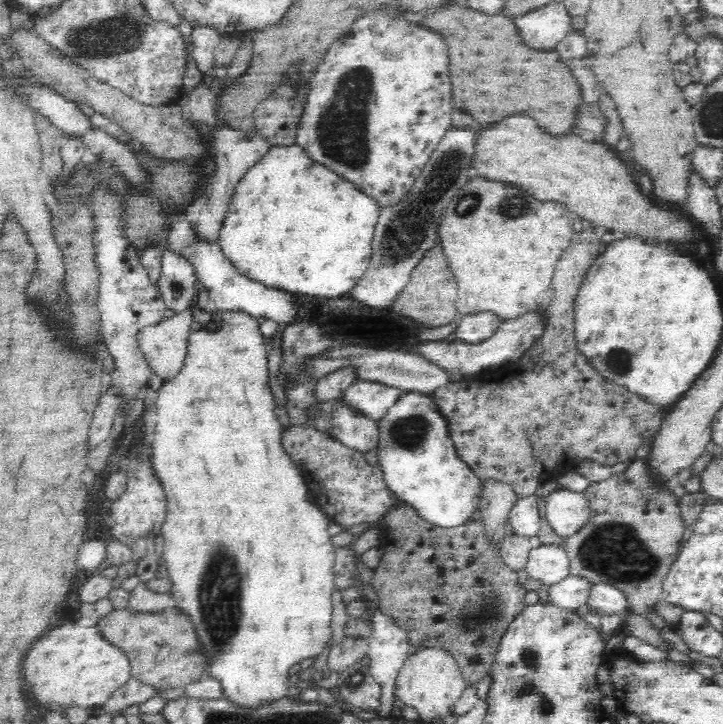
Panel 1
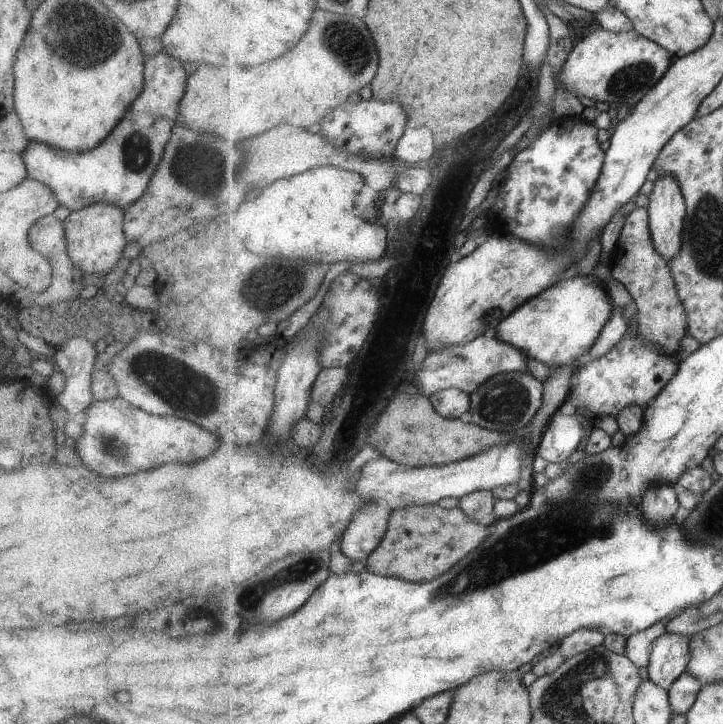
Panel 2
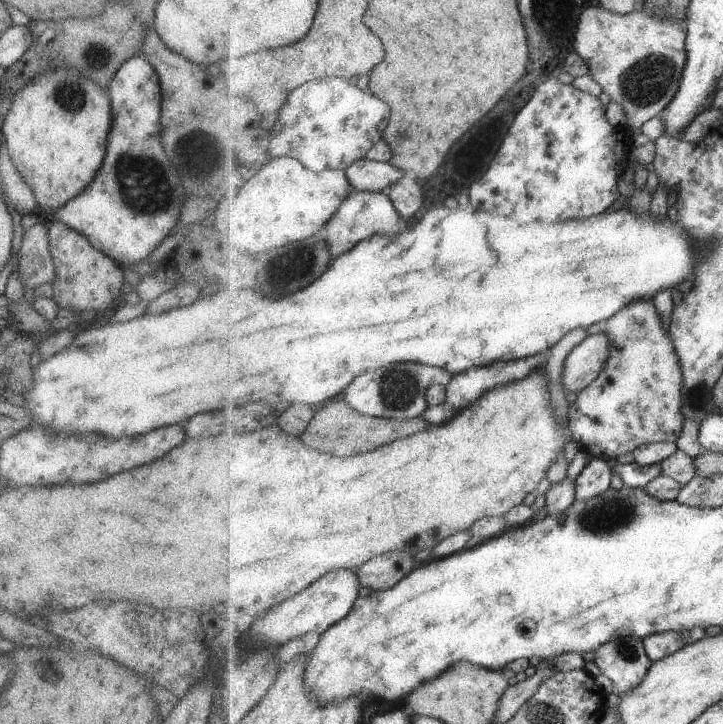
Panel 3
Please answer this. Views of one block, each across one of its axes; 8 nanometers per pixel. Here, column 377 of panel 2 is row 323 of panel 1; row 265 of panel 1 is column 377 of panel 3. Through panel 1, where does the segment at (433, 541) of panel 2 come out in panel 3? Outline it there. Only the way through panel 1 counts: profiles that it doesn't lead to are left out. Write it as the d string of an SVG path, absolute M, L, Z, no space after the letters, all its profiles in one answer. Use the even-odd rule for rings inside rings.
M388 553L379 558L373 558L356 570L360 586L370 589L371 592L382 592L396 586L409 577L409 574L412 574L419 565L411 556L413 555Z

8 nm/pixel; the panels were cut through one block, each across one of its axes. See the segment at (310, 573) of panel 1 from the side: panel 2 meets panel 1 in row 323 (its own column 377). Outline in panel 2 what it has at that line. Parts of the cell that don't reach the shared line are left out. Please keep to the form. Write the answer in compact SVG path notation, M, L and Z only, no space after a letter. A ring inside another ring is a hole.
M333 165L312 168L290 177L281 178L267 186L263 194L253 200L245 202L237 212L237 222L219 224L220 230L228 235L241 234L249 250L266 257L291 257L303 259L318 265L329 265L343 261L366 262L380 258L387 250L386 226L369 224L363 218L353 214L353 206L361 190L365 188L365 177L358 172L351 172Z

